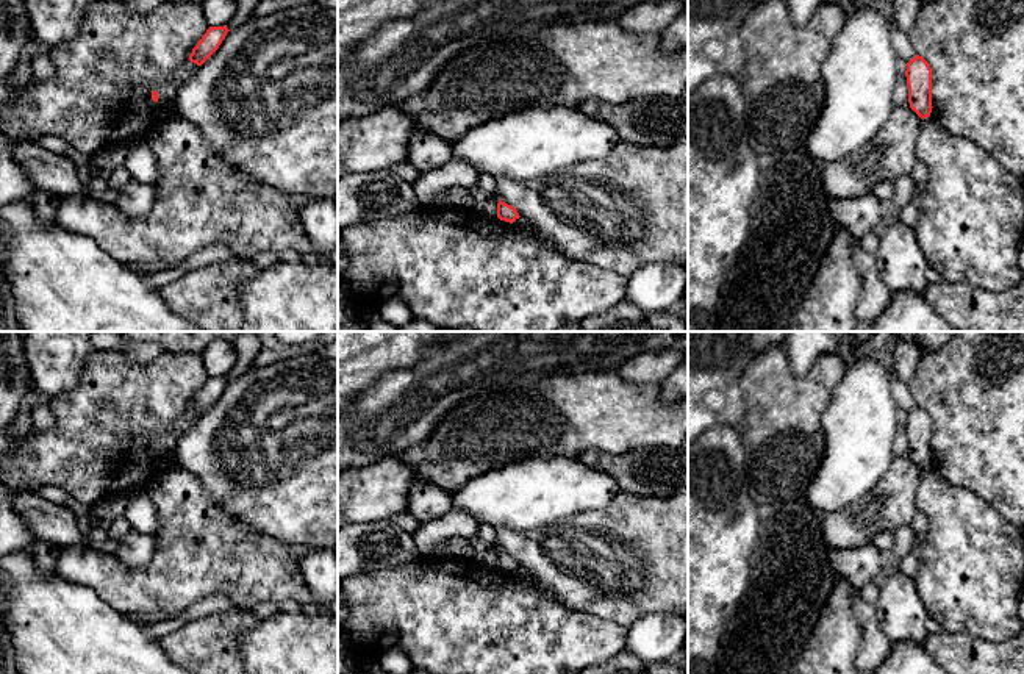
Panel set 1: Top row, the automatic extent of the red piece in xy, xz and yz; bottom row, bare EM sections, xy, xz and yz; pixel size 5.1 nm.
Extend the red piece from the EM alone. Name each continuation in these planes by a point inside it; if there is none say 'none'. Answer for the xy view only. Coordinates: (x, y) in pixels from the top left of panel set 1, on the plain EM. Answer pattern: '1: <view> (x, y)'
none

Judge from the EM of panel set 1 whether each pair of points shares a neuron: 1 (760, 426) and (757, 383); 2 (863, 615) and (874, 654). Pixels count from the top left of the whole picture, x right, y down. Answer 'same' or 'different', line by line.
1: same
2: same

